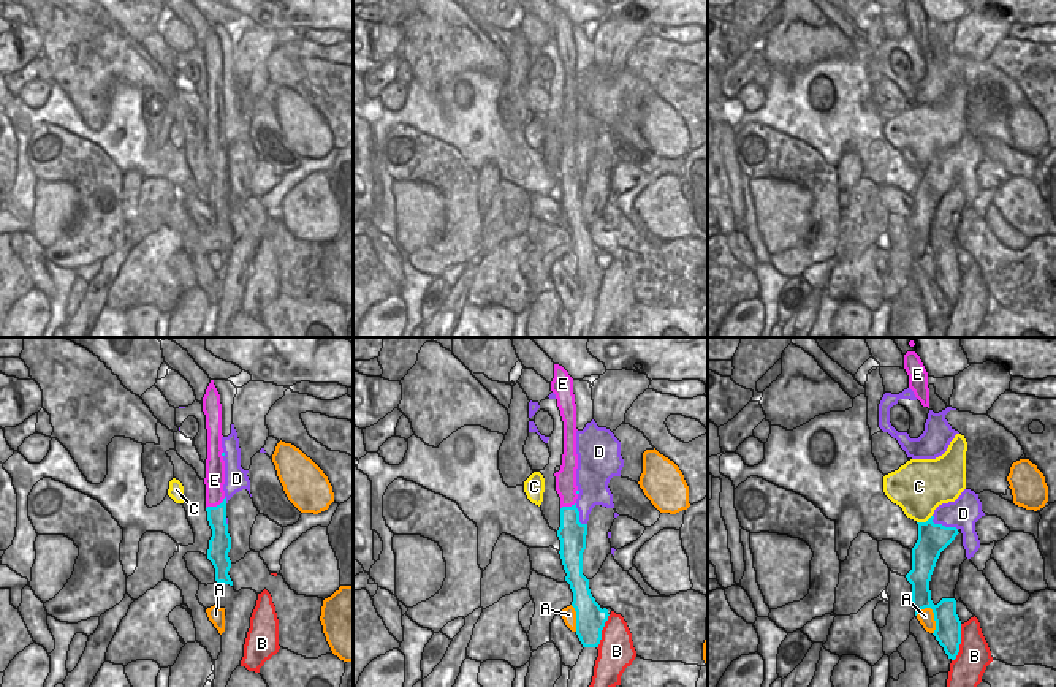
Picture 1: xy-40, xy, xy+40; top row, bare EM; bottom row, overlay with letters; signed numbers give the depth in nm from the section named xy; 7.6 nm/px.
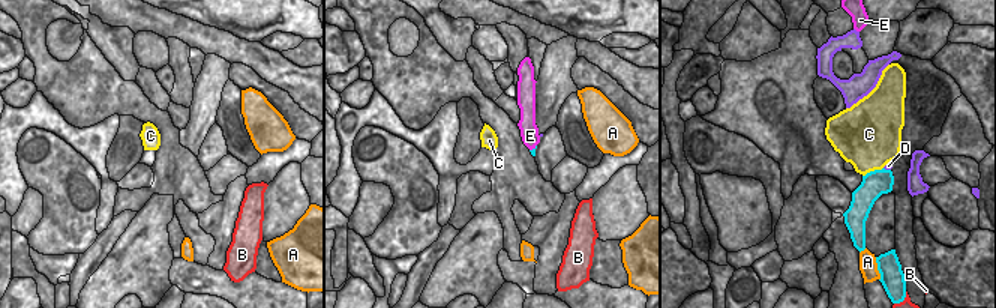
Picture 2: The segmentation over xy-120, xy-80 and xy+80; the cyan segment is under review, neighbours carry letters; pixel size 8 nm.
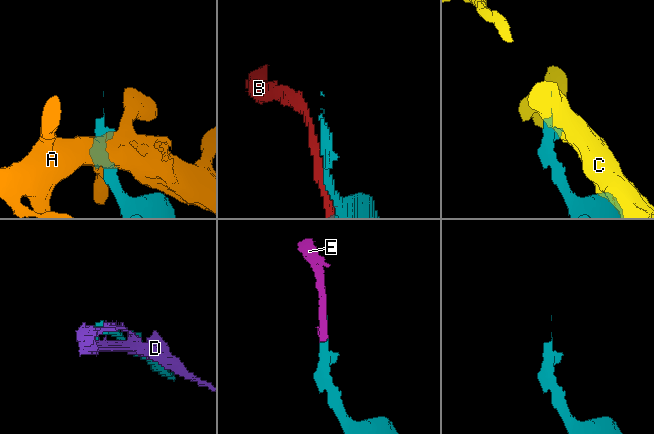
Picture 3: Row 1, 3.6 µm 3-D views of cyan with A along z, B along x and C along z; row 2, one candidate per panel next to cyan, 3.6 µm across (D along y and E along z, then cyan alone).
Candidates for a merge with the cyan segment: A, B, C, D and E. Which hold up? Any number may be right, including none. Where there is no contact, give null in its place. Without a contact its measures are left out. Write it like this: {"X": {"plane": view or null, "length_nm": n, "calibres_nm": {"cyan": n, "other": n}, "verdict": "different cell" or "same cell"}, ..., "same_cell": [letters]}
{"A": {"plane": "xy+40", "length_nm": 220, "calibres_nm": {"cyan": 200, "other": 120}, "verdict": "different cell"}, "B": {"plane": "xy+40", "length_nm": 300, "calibres_nm": {"cyan": 200, "other": 260}, "verdict": "different cell"}, "C": {"plane": "xy+40", "length_nm": 140, "calibres_nm": {"cyan": 240, "other": 380}, "verdict": "different cell"}, "D": {"plane": "xy+40", "length_nm": 220, "calibres_nm": {"cyan": 240, "other": 240}, "verdict": "different cell"}, "E": {"plane": "xy-40", "length_nm": 180, "calibres_nm": {"cyan": 140, "other": 150}, "verdict": "same cell"}, "same_cell": ["E"]}

